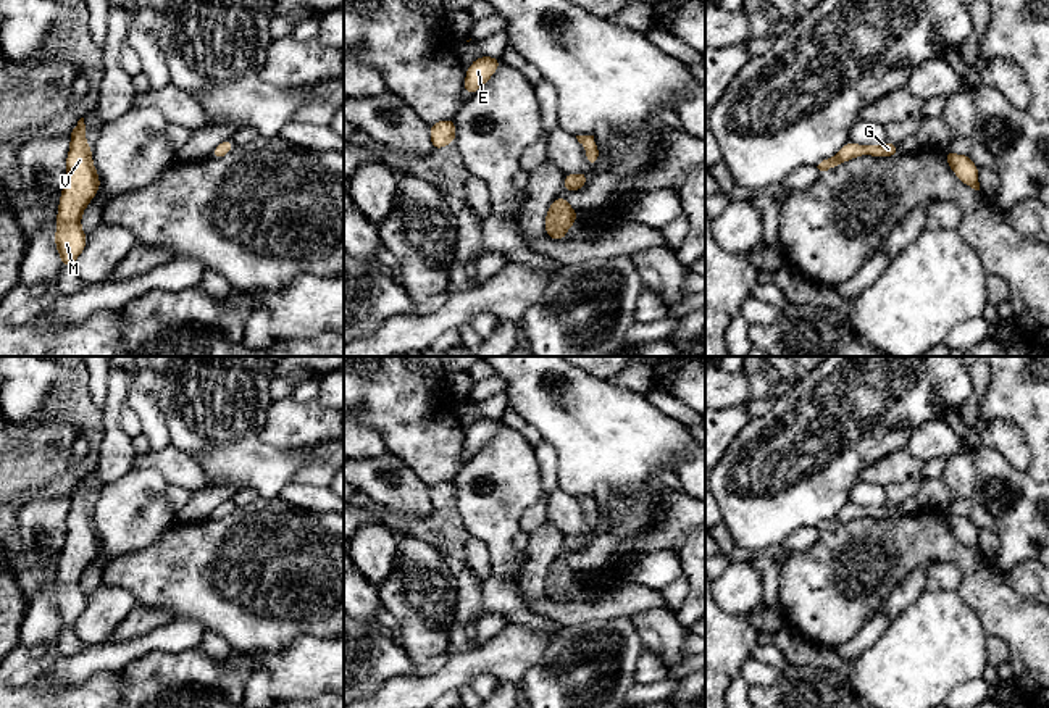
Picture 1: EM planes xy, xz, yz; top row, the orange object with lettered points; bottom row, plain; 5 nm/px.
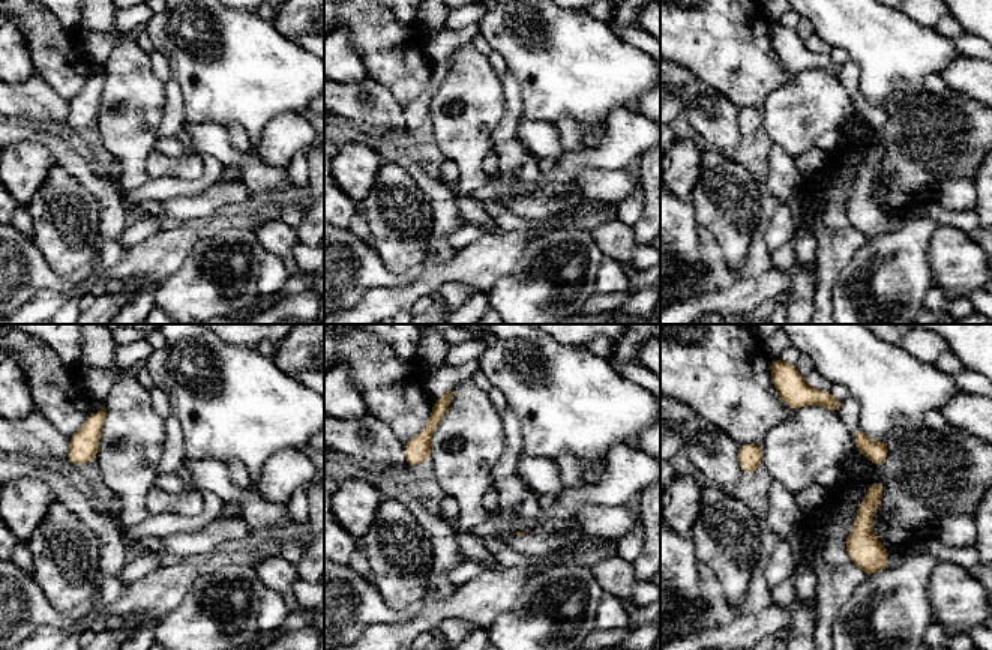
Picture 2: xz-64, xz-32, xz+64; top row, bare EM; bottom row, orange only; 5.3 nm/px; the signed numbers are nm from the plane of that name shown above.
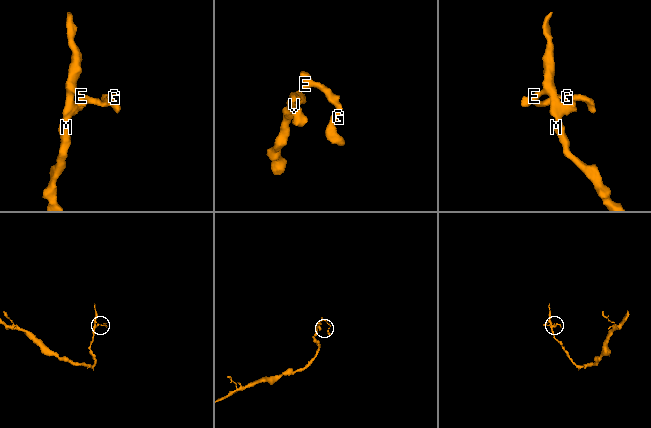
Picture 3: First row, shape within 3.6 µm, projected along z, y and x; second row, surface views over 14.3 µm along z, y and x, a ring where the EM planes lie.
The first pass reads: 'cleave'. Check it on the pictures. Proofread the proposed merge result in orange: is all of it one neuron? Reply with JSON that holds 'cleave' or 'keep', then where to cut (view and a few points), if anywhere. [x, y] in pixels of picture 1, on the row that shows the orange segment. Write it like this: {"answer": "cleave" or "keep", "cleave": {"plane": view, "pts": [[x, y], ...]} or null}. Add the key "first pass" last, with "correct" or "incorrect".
{"answer": "keep", "cleave": null, "first pass": "incorrect"}

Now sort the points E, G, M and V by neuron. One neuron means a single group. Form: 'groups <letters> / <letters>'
groups E G M V

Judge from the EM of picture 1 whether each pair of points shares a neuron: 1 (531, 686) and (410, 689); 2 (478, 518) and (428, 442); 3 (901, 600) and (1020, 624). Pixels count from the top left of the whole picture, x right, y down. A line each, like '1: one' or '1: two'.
1: two
2: two
3: two

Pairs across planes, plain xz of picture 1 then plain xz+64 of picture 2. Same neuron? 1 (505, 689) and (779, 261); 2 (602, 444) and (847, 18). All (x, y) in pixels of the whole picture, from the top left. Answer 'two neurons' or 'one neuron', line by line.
1: one neuron
2: one neuron

